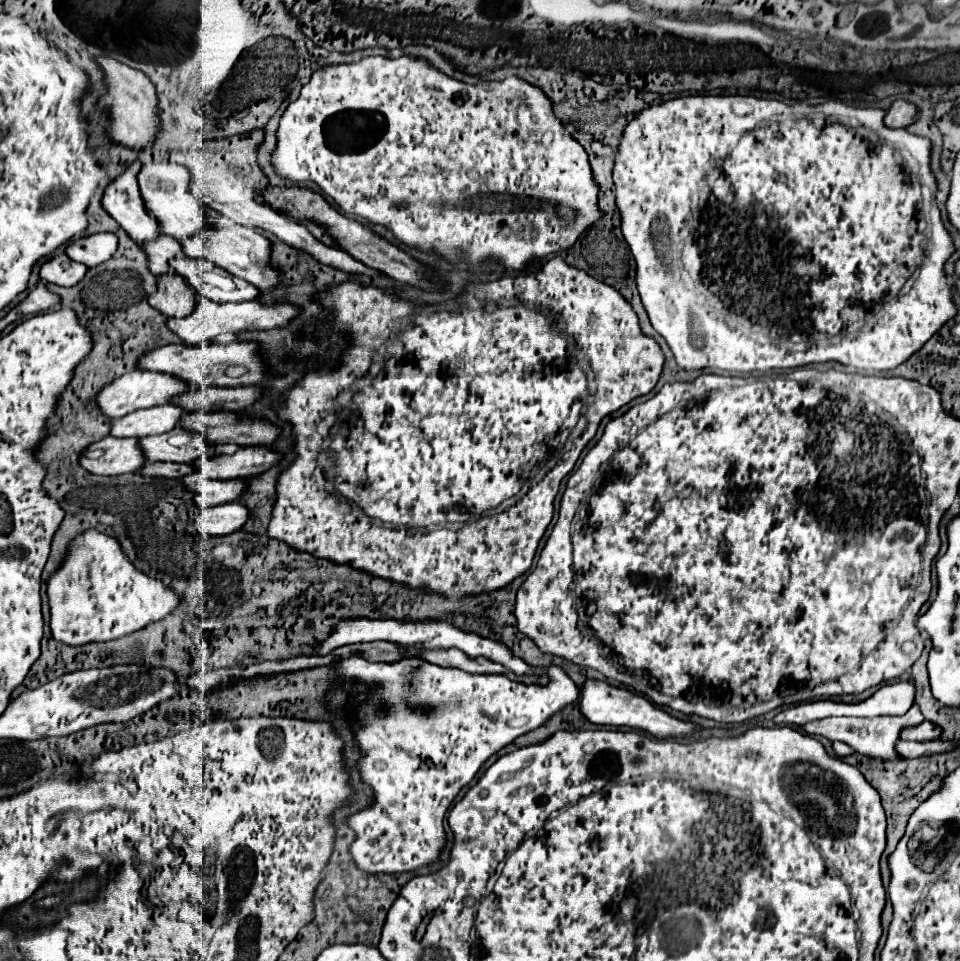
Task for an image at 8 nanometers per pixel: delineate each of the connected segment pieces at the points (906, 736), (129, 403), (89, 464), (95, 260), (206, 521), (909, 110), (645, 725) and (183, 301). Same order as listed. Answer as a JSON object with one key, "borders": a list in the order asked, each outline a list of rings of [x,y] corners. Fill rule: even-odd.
{"borders":[[[[924,721],[912,729],[904,729],[904,733],[900,733],[900,739],[904,741],[932,741],[932,739],[940,739],[942,729],[930,721]]],[[[136,369],[134,373],[126,373],[124,377],[118,377],[116,381],[112,381],[112,385],[106,385],[100,393],[100,397],[96,397],[96,403],[102,407],[102,411],[112,417],[112,419],[120,419],[128,413],[134,413],[138,409],[146,409],[146,407],[156,407],[156,405],[166,405],[172,399],[180,397],[182,393],[188,391],[188,385],[168,373],[150,373],[150,371],[142,371]]],[[[104,437],[104,441],[92,443],[82,457],[84,469],[94,475],[136,473],[146,463],[150,461],[144,457],[140,439],[136,437]]],[[[96,233],[70,243],[66,255],[78,263],[84,263],[86,267],[96,267],[112,259],[116,249],[118,237],[114,233]]],[[[226,503],[218,507],[204,509],[200,513],[200,529],[204,529],[206,535],[228,535],[234,531],[240,531],[242,525],[248,521],[250,511],[242,503]]],[[[896,99],[890,109],[886,111],[886,117],[884,117],[884,125],[890,127],[890,129],[896,129],[896,127],[908,127],[912,121],[914,121],[914,113],[916,113],[916,107],[904,99]]],[[[592,679],[586,681],[584,687],[580,689],[580,711],[584,713],[584,717],[588,717],[588,721],[592,721],[596,725],[636,727],[636,729],[642,729],[642,731],[654,735],[654,737],[686,737],[686,735],[692,735],[700,729],[692,721],[680,721],[680,719],[668,715],[666,711],[652,705],[648,699],[630,693],[628,689],[612,687],[604,681],[592,681]]],[[[168,275],[158,277],[158,289],[152,295],[150,305],[166,317],[188,317],[194,311],[196,301],[190,285],[182,277]]]]}

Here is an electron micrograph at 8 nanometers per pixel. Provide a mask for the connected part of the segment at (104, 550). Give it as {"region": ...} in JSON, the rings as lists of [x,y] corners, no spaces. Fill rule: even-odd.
{"region":[[[88,529],[70,541],[60,567],[48,579],[48,599],[52,637],[66,645],[126,637],[164,619],[182,603],[174,589],[136,569],[116,537],[98,529]]]}

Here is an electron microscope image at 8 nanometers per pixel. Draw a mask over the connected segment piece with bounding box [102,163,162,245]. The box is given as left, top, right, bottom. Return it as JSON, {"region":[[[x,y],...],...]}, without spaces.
{"region":[[[134,163],[114,179],[104,191],[102,205],[126,229],[126,233],[142,245],[156,241],[162,235],[162,225],[144,205],[136,179],[138,171],[140,163]]]}

